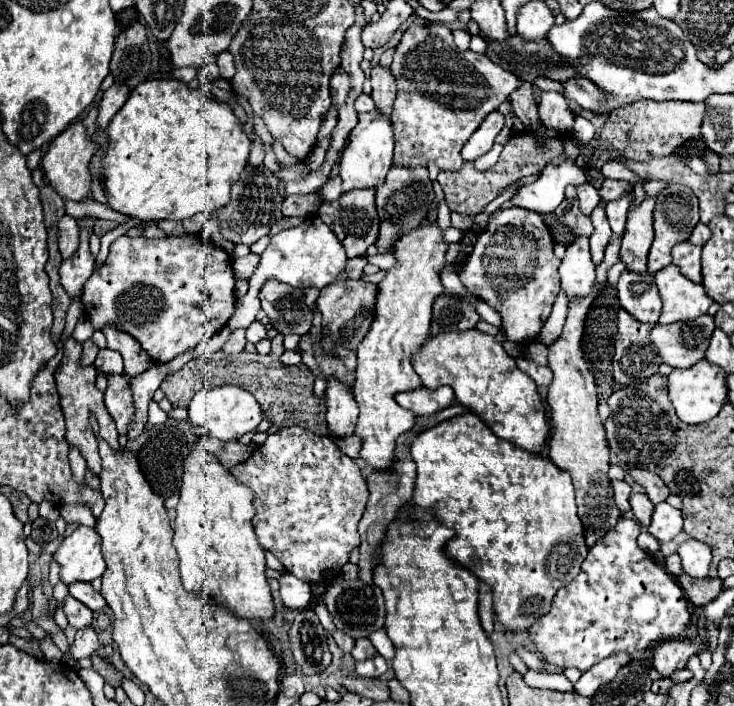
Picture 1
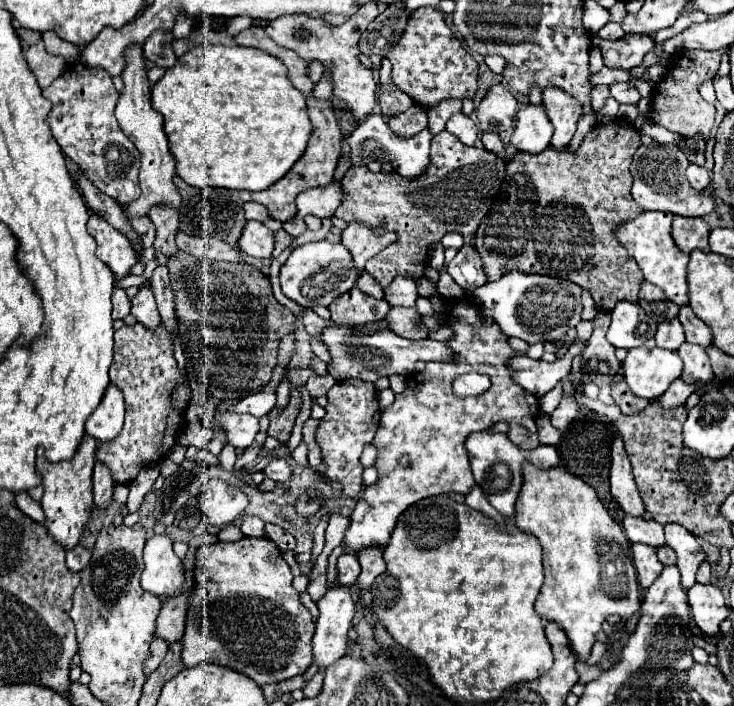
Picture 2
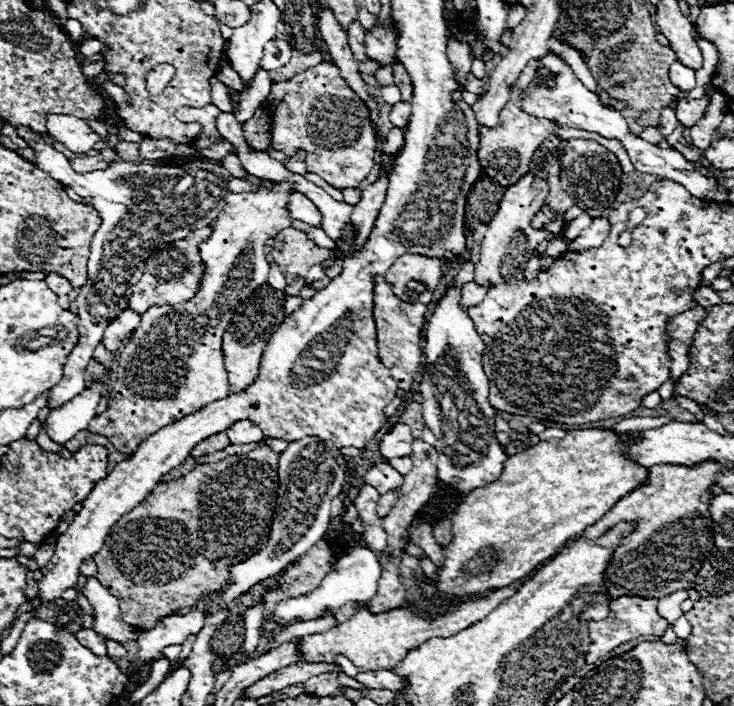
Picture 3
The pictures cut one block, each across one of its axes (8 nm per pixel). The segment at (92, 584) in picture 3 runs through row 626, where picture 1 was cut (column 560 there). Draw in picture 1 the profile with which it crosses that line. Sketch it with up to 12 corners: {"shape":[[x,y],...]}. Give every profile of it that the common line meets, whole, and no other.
{"shape":[[542,92],[540,122],[572,132],[574,116],[560,92]]}

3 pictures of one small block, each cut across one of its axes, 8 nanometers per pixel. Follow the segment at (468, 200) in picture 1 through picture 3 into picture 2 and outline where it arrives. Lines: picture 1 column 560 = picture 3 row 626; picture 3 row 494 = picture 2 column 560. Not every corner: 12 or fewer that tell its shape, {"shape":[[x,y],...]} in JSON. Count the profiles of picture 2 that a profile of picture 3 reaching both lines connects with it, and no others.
{"shape":[[638,130],[516,152],[476,230],[488,280],[562,276],[598,310],[644,276],[618,220]]}

